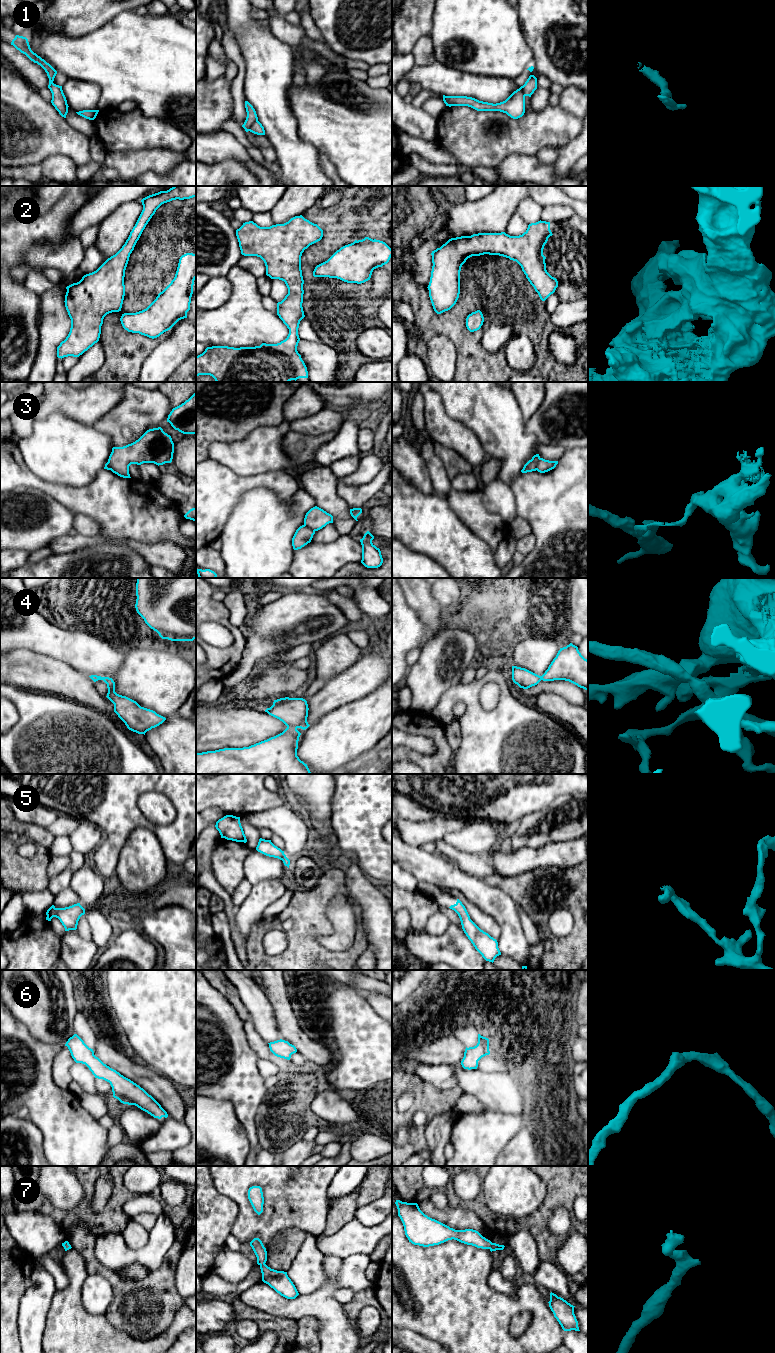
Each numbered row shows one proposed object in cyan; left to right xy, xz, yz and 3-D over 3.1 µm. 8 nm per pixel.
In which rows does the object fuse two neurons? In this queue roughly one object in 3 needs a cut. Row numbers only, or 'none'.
1, 3, 4

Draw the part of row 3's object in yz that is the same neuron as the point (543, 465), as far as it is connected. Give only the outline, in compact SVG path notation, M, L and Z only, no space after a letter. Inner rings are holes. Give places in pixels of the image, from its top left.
M540 458L537 464L536 470L540 473L548 472L556 467L558 461L549 461L543 458Z

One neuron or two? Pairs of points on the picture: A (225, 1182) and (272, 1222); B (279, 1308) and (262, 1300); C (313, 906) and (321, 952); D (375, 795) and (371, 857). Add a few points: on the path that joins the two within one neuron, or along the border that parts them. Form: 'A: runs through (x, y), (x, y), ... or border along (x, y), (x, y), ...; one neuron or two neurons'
A: runs through (238, 1195), (245, 1208), (259, 1222); one neuron
B: runs through (275, 1306), (266, 1300); one neuron
C: runs through (312, 917), (312, 941); one neuron
D: runs through (371, 810), (371, 842); one neuron

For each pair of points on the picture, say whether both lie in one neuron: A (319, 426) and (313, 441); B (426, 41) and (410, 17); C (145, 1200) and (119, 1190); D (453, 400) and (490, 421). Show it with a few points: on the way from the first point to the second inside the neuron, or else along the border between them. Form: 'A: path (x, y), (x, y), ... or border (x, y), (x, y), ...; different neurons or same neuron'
A: border (292, 430), (307, 435), (337, 432); different neurons
B: border (430, 34), (423, 35), (411, 51); different neurons
C: border (130, 1197), (124, 1204), (124, 1212), (129, 1217); different neurons
D: path (462, 400), (469, 400), (481, 412); same neuron

